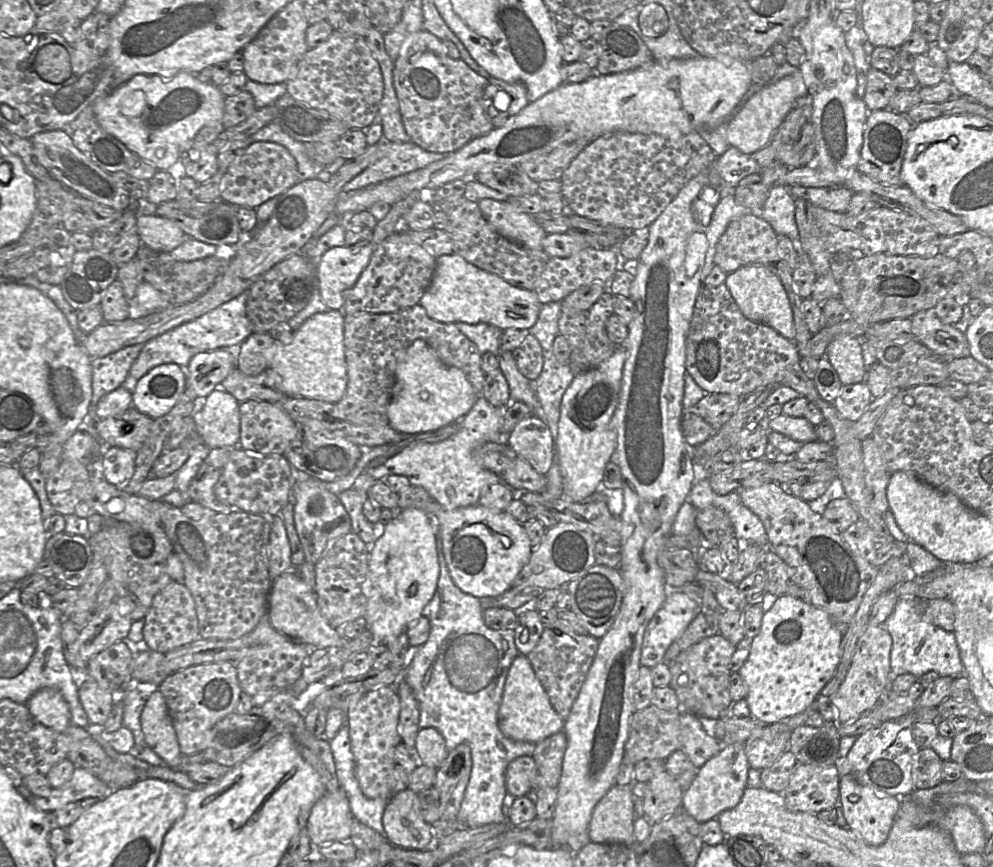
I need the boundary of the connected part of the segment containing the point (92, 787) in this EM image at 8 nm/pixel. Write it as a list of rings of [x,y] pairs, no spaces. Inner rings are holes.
[[[75,767],[71,778],[48,796],[32,796],[30,804],[52,817],[58,827],[69,827],[85,810],[104,799],[111,788],[89,771]]]

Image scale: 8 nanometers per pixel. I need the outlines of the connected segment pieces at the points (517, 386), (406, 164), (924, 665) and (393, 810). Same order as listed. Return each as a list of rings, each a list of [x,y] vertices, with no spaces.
[[[500,352],[498,369],[502,371],[508,382],[511,402],[520,401],[525,403],[531,409],[532,415],[538,416],[546,423],[533,383],[519,371],[512,352]]]
[[[384,141],[377,150],[377,160],[346,183],[343,193],[349,193],[368,185],[398,177],[441,160],[446,154],[429,152],[409,143]]]
[[[900,597],[883,626],[892,637],[890,667],[893,677],[909,673],[920,678],[929,671],[952,678],[965,675],[954,632],[924,620],[922,601],[916,597]]]
[[[408,788],[389,799],[382,823],[387,840],[396,847],[422,851],[434,844],[435,832],[421,814],[418,794]]]

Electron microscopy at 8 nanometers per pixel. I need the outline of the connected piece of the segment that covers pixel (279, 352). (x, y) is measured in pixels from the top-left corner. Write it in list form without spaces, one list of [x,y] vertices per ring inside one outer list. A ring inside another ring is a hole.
[[[340,310],[316,313],[293,332],[290,344],[277,343],[269,369],[274,386],[290,398],[338,403],[345,395],[348,376],[344,346],[345,315]]]

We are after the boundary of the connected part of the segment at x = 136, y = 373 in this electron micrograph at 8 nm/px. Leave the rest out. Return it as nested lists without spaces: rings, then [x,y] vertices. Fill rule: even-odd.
[[[244,291],[193,321],[180,325],[145,343],[133,362],[123,386],[132,393],[136,383],[151,369],[159,365],[173,363],[185,369],[191,358],[198,353],[219,348],[237,349],[253,333],[251,323],[246,315],[247,297],[248,292]]]

